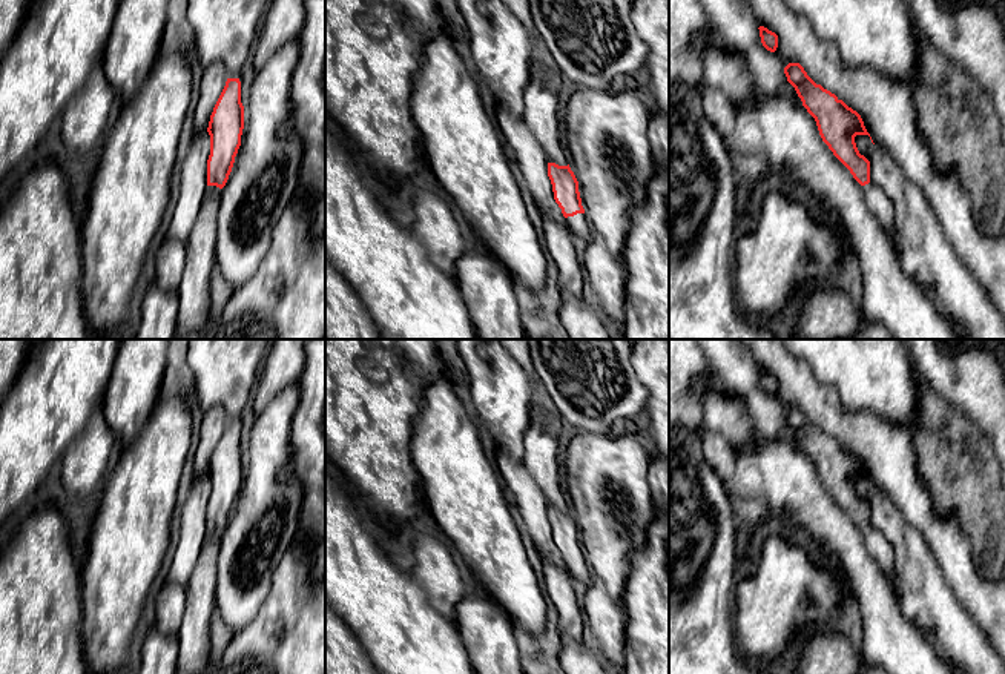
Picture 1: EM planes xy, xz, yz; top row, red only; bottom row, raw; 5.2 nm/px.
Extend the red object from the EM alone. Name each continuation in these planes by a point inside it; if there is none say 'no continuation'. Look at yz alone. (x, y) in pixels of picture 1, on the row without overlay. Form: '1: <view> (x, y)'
1: yz (878, 547)

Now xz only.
1: xz (579, 568)

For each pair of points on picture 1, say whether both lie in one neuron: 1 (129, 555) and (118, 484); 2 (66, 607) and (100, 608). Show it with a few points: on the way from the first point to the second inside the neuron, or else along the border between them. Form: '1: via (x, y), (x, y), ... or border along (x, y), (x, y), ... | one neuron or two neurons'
1: via (129, 538), (129, 501) | one neuron
2: border along (82, 570), (82, 644) | two neurons

